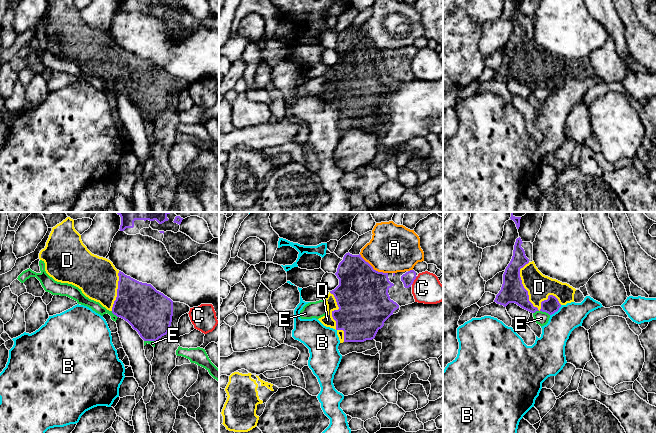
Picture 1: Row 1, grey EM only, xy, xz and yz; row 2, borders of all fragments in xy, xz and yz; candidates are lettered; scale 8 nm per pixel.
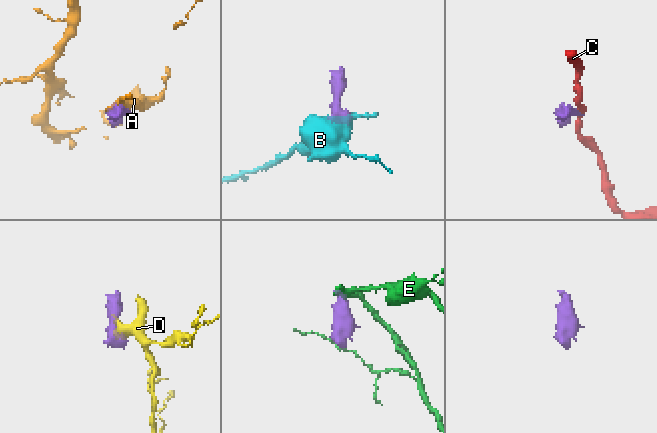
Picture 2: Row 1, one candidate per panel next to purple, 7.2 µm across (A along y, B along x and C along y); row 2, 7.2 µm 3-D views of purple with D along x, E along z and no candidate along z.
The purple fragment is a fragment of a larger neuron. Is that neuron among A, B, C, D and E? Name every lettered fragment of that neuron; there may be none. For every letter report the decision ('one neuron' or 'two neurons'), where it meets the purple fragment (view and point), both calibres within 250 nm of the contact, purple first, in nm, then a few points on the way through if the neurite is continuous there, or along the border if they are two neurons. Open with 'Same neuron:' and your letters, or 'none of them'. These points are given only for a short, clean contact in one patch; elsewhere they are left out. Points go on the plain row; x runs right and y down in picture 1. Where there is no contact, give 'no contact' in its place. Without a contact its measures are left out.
Same neuron: D
A: two neurons | xz (372, 44) | 420/380 nm
B: two neurons | yz (556, 87) | 120/220 nm
C: two neurons | xz (414, 55) | 100/240 nm
D: one neuron | yz (529, 77) | 190/200 nm
E: two neurons | yz (545, 87) | 120/110 nm | along yz (540, 86), (549, 91)

